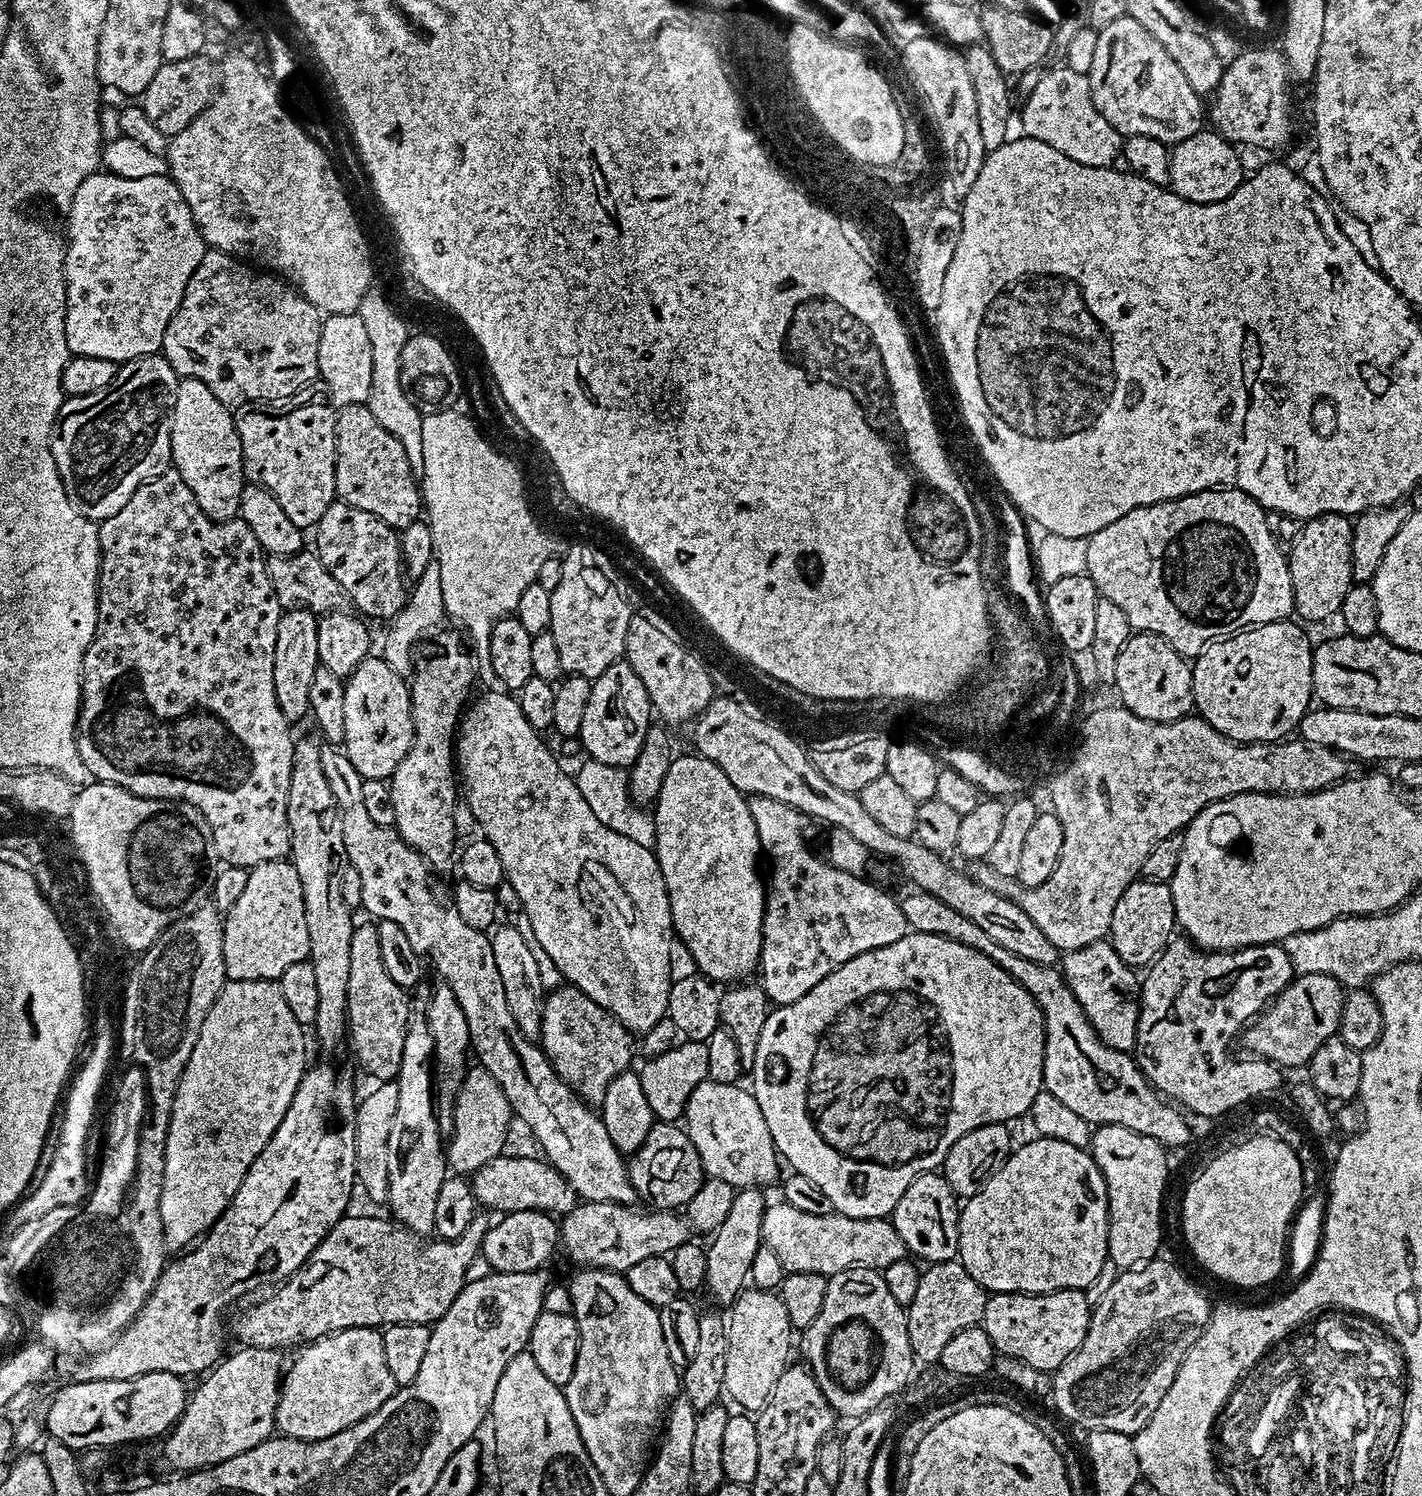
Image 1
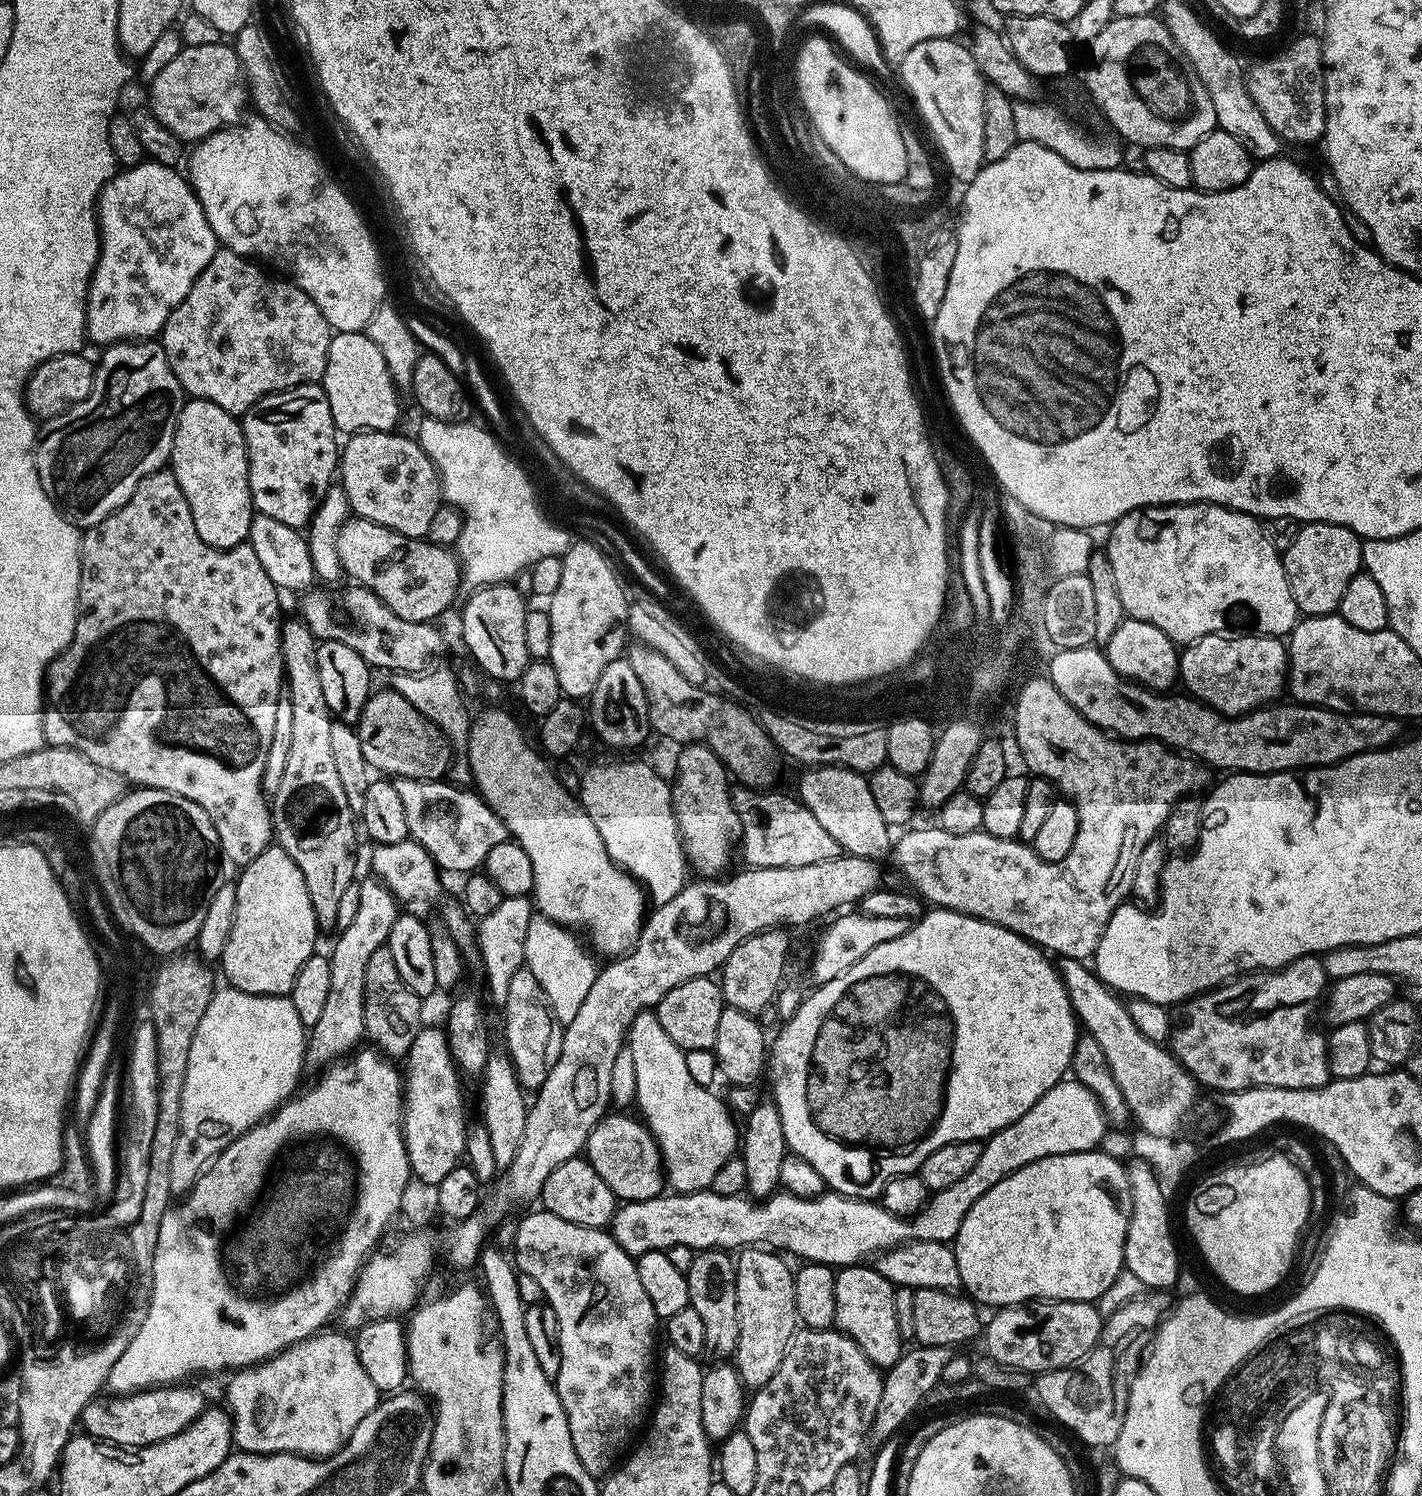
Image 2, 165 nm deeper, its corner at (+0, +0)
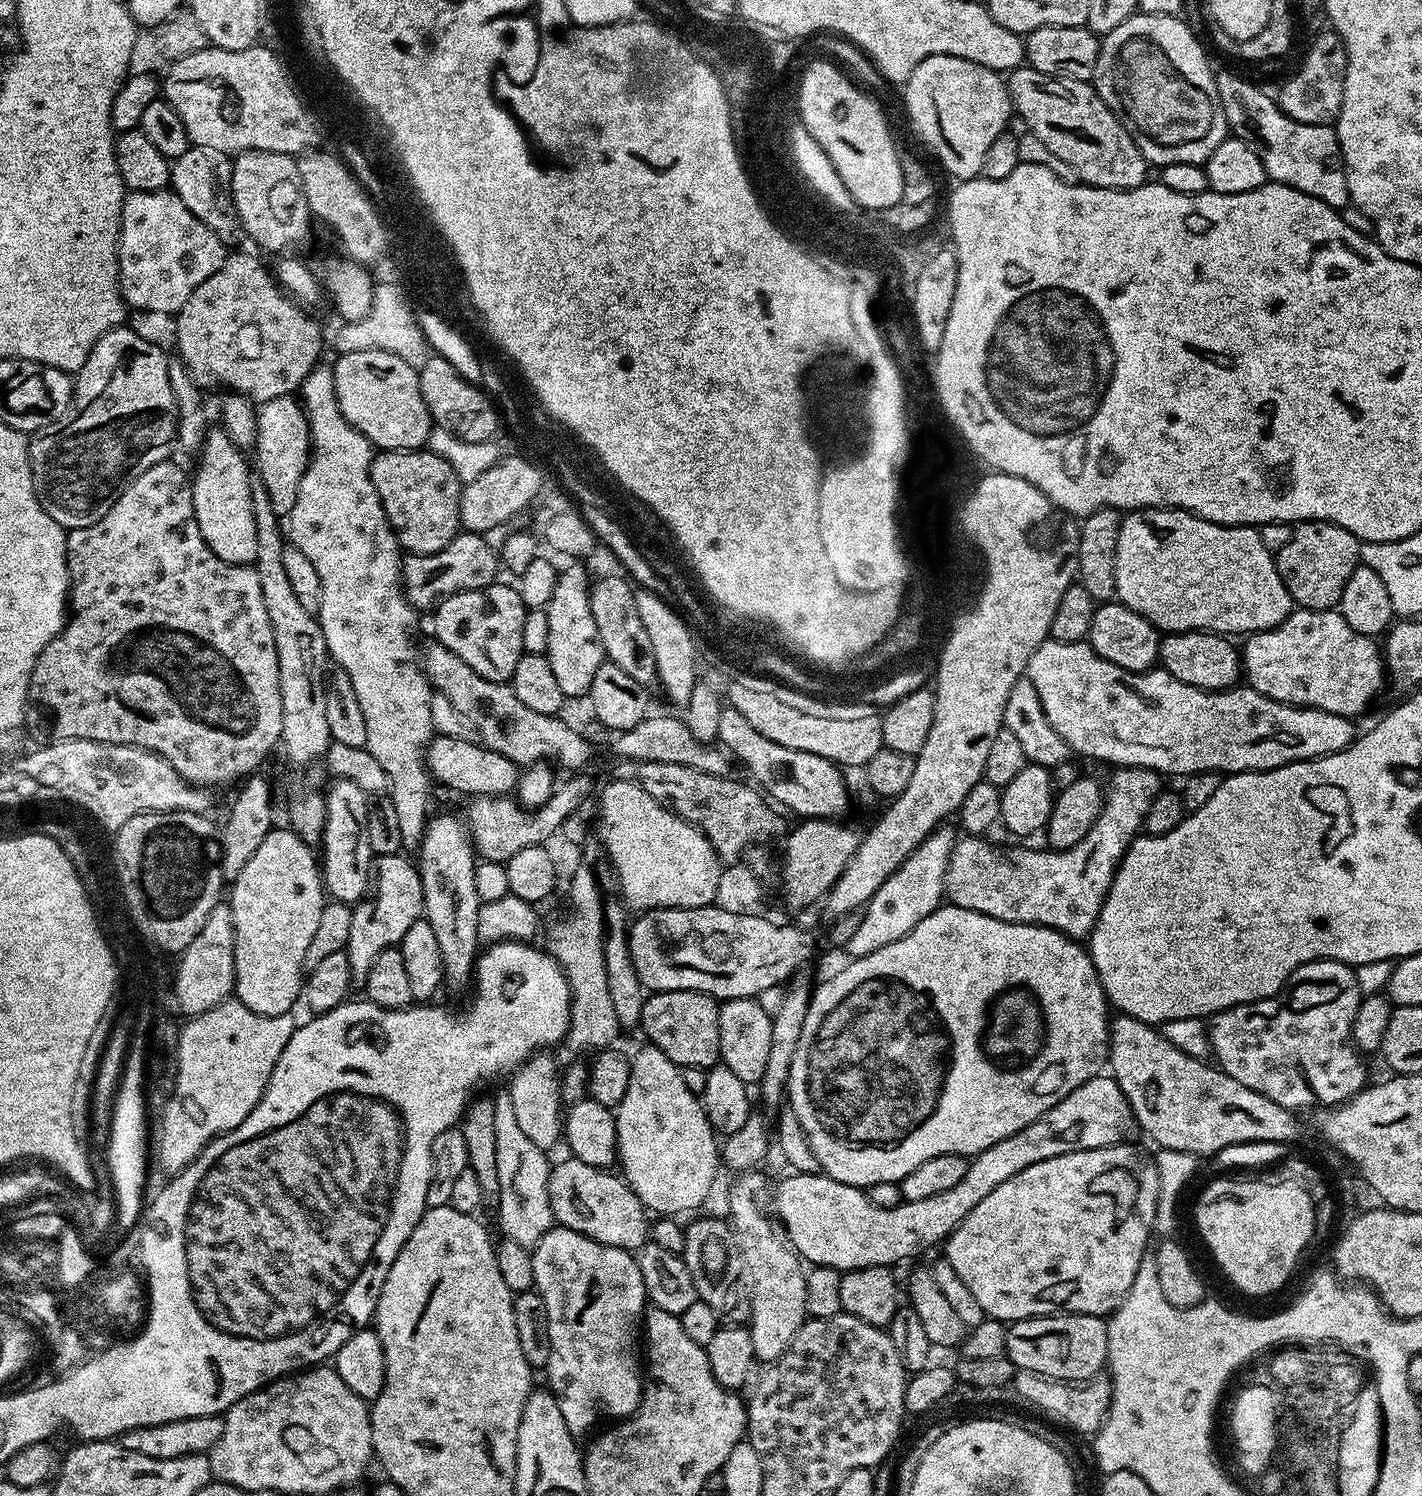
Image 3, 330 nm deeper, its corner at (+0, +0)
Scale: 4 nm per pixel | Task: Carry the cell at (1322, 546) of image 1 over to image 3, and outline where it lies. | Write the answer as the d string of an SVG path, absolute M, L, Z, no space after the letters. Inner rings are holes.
M1328 520L1300 522L1292 529L1290 542L1275 553L1276 569L1299 607L1310 608L1314 612L1332 610L1339 605L1342 590L1350 582L1350 574L1361 563L1361 541L1350 530L1332 524Z

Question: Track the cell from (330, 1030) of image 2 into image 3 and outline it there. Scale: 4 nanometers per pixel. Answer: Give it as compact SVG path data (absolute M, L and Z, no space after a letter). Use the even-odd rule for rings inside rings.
M397 854L376 856L372 861L374 887L370 894L353 907L350 918L350 938L346 951L353 985L362 986L378 954L387 948L397 947L406 930L410 930L410 926L414 926L414 922L425 915L420 869L407 859L411 860L407 855Z

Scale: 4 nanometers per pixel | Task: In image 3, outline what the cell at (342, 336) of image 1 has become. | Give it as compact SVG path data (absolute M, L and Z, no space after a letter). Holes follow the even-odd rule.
M354 350L341 352L332 364L334 370L334 394L338 398L338 406L350 422L360 431L372 445L380 450L420 450L427 445L428 435L432 432L434 421L428 413L426 402L420 389L420 374L410 366L410 362L402 362L398 354L386 354L386 350Z

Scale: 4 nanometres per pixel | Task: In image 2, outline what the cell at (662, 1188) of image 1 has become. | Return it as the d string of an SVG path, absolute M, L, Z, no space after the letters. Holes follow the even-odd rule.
M611 1116L601 1118L588 1136L588 1163L594 1166L594 1170L604 1179L606 1186L610 1186L617 1201L649 1200L661 1195L660 1183L665 1183L666 1173L660 1148L652 1139L652 1133L639 1119L624 1120L620 1124L618 1117Z

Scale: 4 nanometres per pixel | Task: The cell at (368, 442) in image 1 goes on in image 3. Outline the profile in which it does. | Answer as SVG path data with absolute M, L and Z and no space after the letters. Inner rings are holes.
M380 450L373 455L372 465L370 466L370 478L374 482L374 490L378 490L378 498L382 502L382 510L388 519L388 525L396 532L396 541L399 542L401 549L408 554L434 554L438 550L442 550L455 538L457 532L461 531L460 527L460 489L462 482L458 478L458 474L454 470L454 466L450 466L450 462L446 458L442 458L438 454L427 450Z

